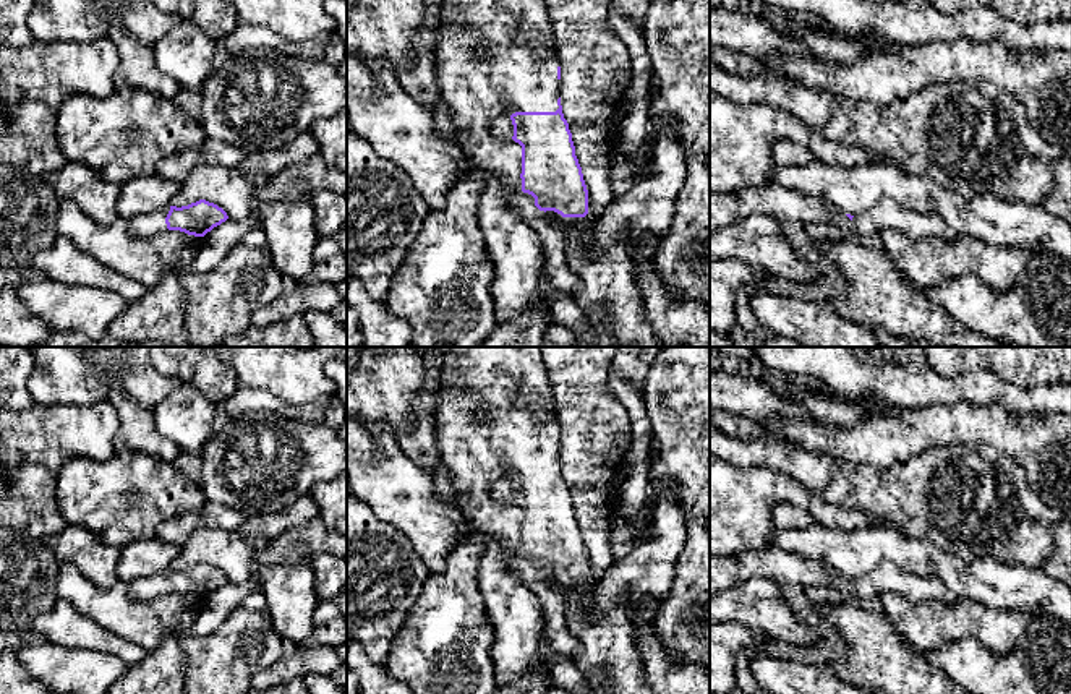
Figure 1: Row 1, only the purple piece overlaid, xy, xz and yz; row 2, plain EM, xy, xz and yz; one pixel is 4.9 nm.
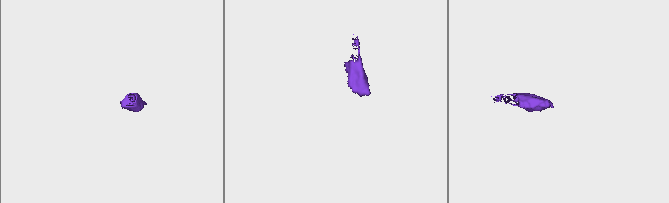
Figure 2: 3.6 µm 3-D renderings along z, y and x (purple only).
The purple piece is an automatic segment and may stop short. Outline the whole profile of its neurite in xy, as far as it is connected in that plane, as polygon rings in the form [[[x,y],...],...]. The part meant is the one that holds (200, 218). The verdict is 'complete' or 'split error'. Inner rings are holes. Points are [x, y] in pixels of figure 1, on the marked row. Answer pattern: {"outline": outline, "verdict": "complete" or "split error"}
{"outline": [[[199,199],[188,206],[164,206],[143,212],[128,221],[128,232],[136,238],[149,238],[167,230],[204,237],[228,219],[227,212],[214,203]]], "verdict": "split error"}

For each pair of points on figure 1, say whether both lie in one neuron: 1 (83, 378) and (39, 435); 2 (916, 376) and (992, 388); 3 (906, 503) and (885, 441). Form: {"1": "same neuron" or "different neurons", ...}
{"1": "different neurons", "2": "same neuron", "3": "different neurons"}

